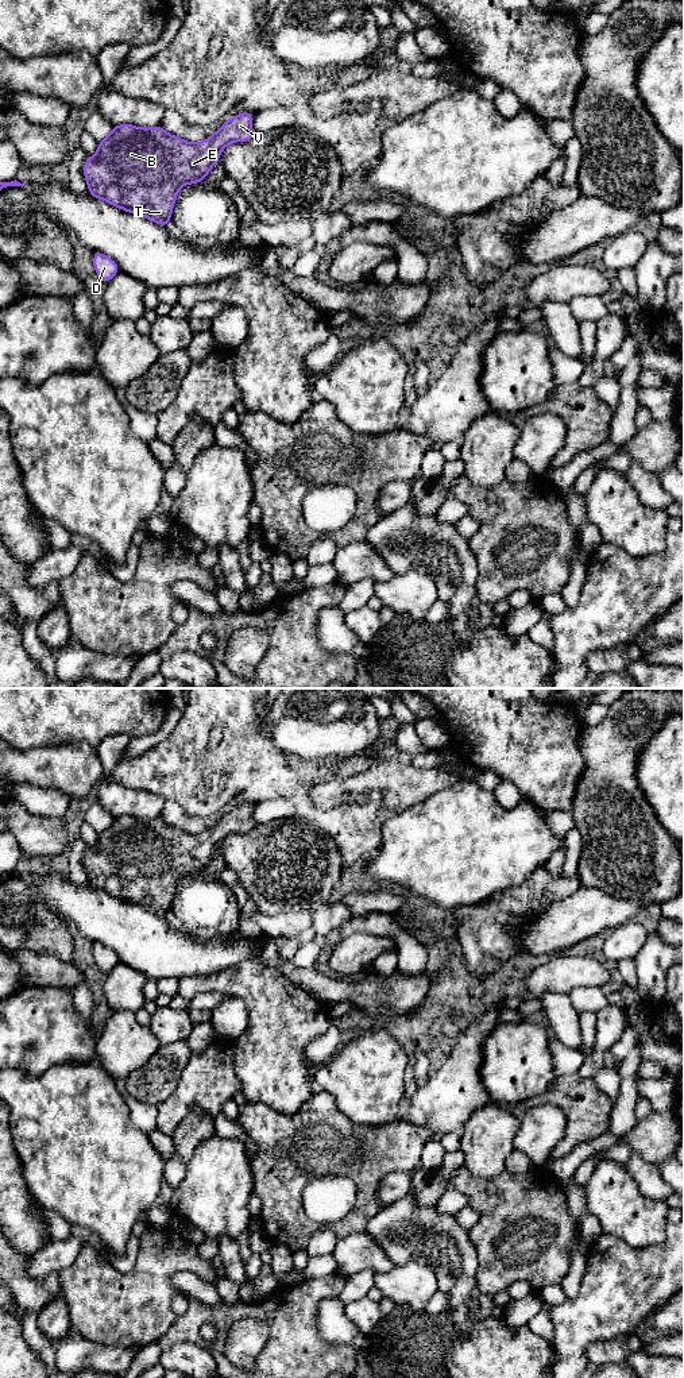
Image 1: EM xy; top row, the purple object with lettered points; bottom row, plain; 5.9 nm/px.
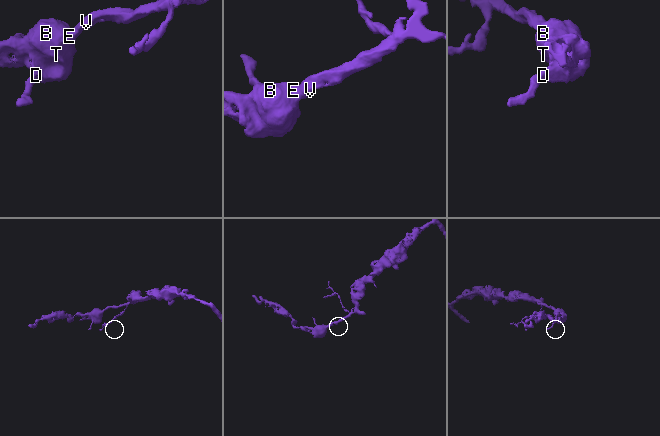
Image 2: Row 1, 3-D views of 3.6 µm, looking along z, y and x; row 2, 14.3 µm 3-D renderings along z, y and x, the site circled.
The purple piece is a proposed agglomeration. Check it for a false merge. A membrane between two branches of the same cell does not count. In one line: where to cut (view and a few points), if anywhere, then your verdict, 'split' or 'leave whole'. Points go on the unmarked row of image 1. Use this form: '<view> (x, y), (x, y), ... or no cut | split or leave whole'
no cut | leave whole

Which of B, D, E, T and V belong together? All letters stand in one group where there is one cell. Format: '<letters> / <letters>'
B D E T V

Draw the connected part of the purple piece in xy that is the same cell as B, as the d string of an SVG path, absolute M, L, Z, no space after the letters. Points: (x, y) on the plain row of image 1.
M251 803L239 804L200 834L189 834L170 826L161 817L152 819L115 817L113 822L98 834L96 846L85 852L84 866L88 881L94 889L144 907L156 915L169 916L178 881L183 876L202 873L225 837L252 830L252 808Z

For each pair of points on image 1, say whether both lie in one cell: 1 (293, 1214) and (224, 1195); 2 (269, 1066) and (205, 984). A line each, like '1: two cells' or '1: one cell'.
1: two cells
2: one cell

